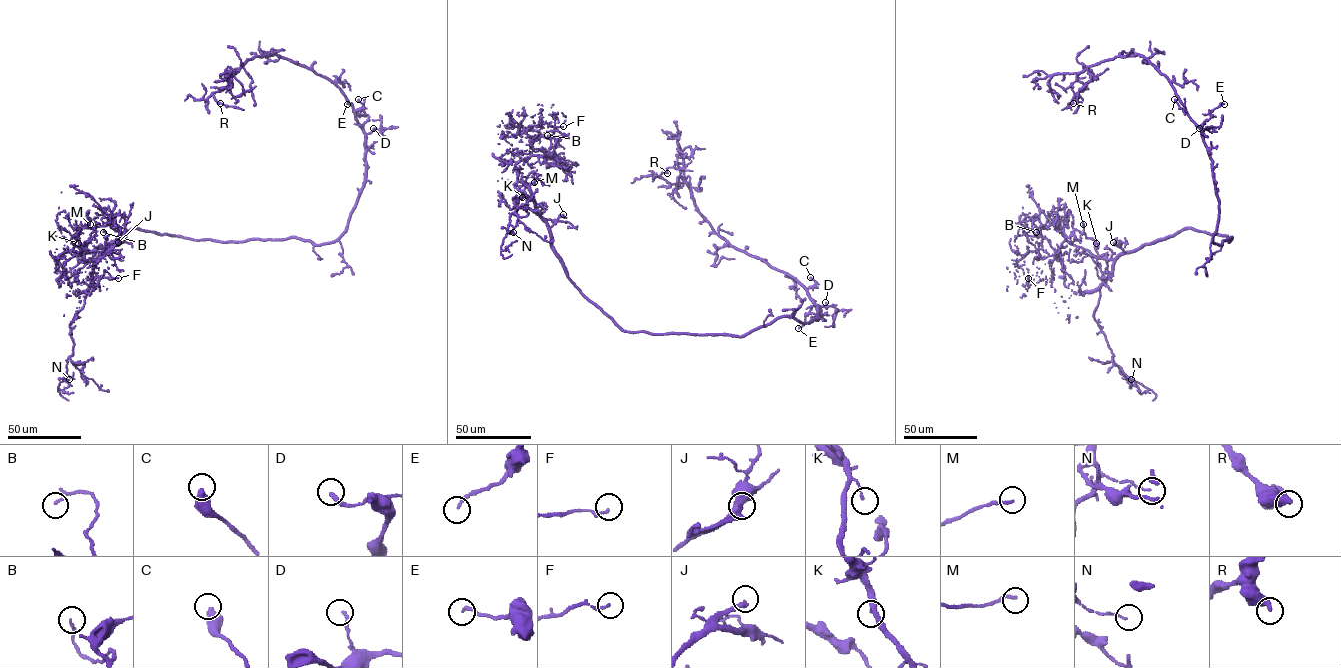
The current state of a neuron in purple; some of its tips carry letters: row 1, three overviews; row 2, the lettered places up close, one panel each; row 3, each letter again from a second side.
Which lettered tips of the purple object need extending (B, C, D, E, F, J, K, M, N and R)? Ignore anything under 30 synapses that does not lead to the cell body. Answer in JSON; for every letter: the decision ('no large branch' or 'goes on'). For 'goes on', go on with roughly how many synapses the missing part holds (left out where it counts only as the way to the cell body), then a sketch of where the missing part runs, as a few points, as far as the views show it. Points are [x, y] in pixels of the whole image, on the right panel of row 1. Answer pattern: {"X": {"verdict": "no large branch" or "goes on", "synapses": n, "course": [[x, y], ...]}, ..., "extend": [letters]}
{"B": {"verdict": "no large branch"}, "C": {"verdict": "no large branch"}, "D": {"verdict": "no large branch"}, "E": {"verdict": "no large branch"}, "F": {"verdict": "no large branch"}, "J": {"verdict": "goes on", "synapses": 60, "course": [[1113, 242], [1115, 222], [1108, 193]]}, "K": {"verdict": "no large branch"}, "M": {"verdict": "goes on", "synapses": 30, "course": [[1083, 224], [1084, 217], [1076, 205]]}, "N": {"verdict": "no large branch"}, "R": {"verdict": "no large branch"}, "extend": ["J", "M"]}

